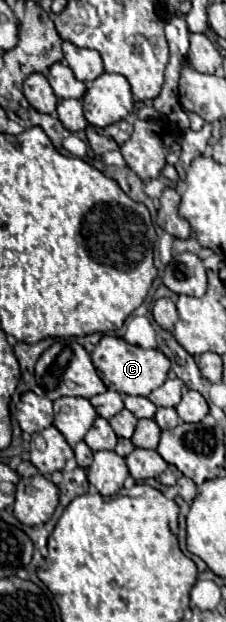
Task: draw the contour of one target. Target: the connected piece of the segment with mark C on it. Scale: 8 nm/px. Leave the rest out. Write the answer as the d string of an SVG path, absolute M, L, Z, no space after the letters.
M102 336L92 352L92 362L102 378L102 382L120 394L130 396L148 396L152 390L164 384L170 372L170 360L160 350L146 350L140 346L132 346L118 336Z

